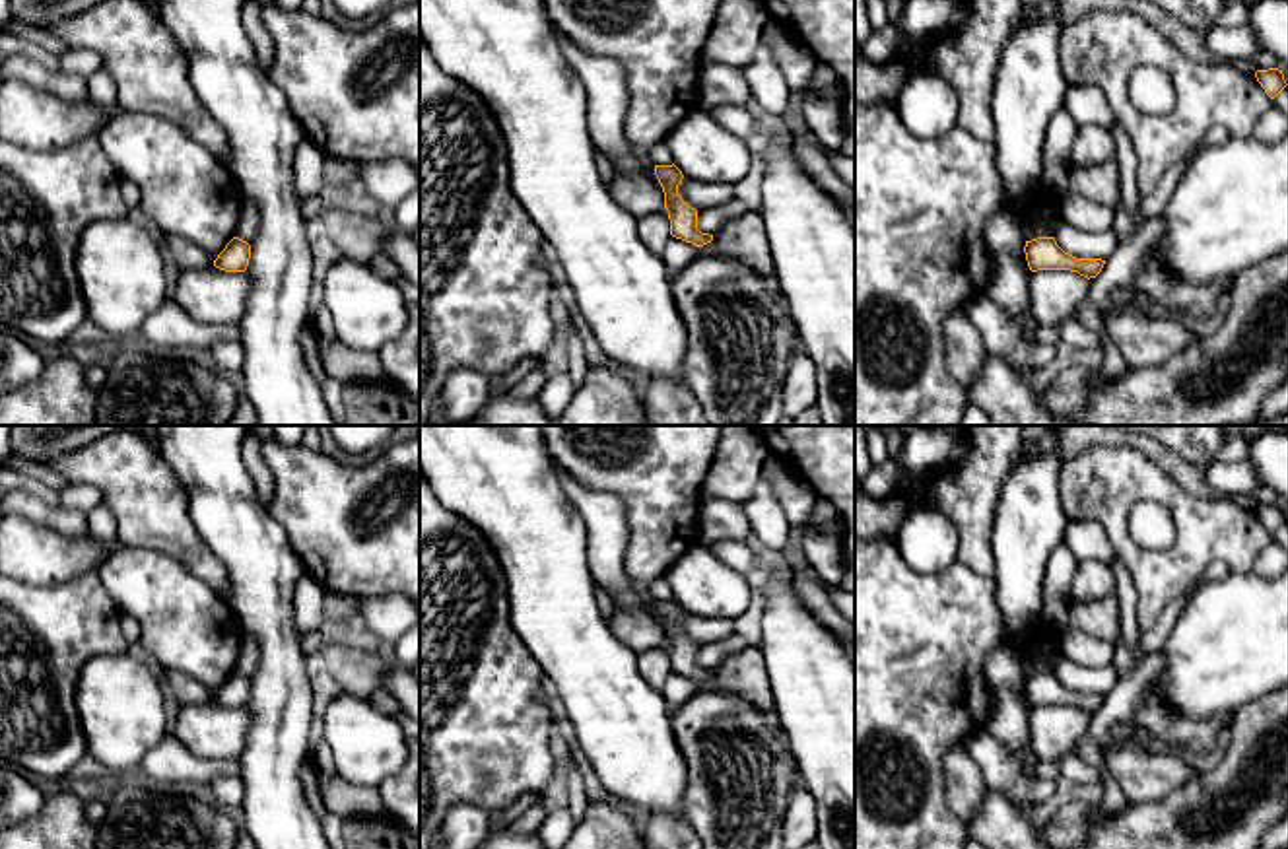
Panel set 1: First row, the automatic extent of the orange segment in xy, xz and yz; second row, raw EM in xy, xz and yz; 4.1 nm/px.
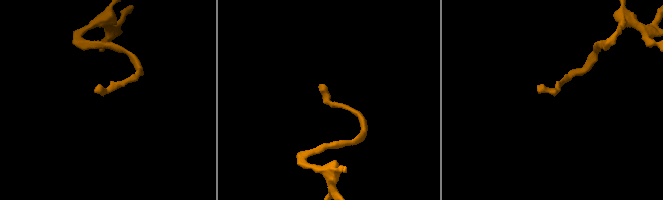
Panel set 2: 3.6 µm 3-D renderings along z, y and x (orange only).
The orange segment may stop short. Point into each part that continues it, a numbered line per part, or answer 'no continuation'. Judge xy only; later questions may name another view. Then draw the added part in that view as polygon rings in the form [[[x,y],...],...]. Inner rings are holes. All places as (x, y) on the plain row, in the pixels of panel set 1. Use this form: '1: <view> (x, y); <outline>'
no continuation

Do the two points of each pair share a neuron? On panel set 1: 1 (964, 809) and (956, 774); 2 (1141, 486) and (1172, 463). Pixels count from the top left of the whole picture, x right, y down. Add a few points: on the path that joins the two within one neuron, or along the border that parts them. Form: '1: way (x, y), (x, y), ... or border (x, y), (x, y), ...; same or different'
1: way (964, 801), (964, 781); same
2: border (1125, 445), (1137, 447), (1186, 490), (1199, 496); different

